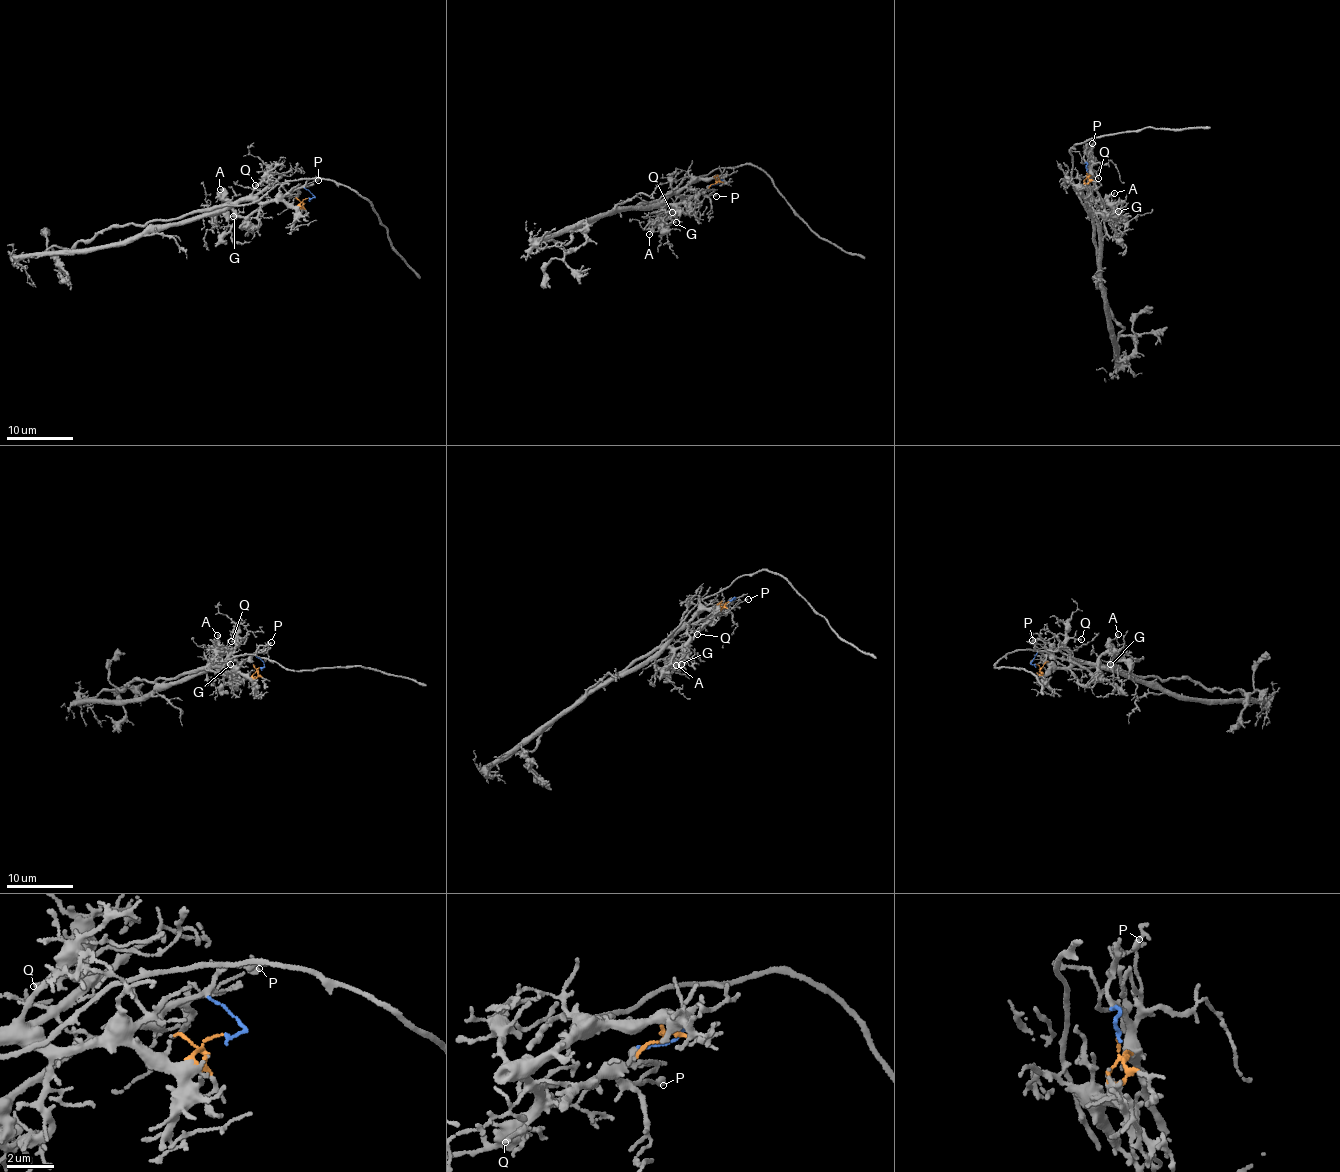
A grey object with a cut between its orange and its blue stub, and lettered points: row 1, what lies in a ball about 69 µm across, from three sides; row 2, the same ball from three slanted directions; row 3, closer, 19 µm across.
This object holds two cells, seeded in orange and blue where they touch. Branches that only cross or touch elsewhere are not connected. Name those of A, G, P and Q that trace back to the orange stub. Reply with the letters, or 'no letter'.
Q

